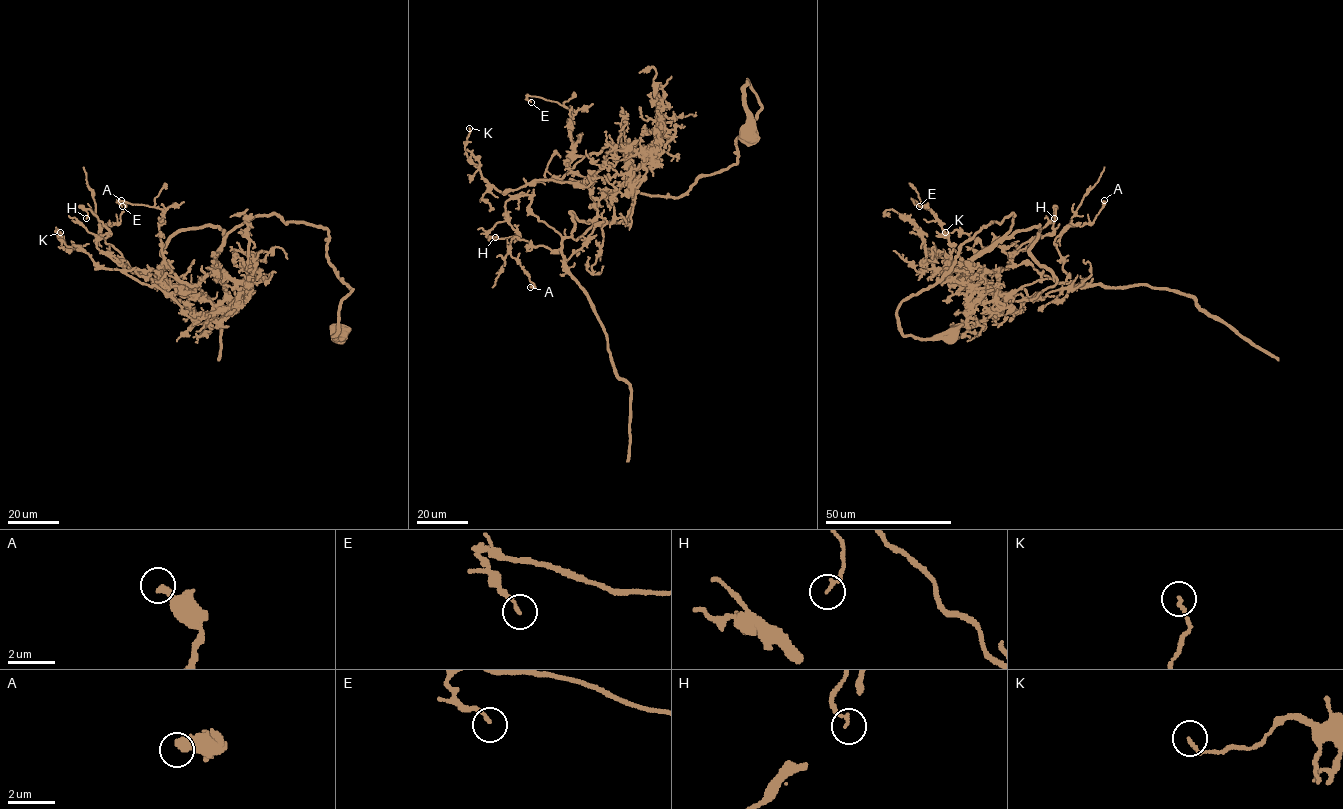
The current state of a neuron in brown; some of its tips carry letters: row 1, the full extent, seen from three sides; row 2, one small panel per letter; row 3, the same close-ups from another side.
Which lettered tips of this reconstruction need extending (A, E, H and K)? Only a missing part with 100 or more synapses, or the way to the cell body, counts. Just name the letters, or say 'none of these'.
none of these

